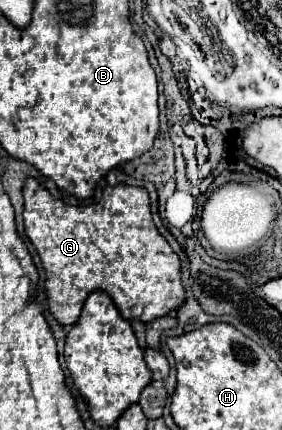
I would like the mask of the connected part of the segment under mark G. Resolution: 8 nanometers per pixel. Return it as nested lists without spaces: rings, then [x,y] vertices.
[[[28,177],[22,189],[24,195],[24,229],[30,243],[36,247],[36,253],[42,261],[46,273],[46,301],[48,311],[62,325],[74,325],[82,303],[90,291],[104,291],[112,297],[118,311],[124,319],[140,319],[152,321],[156,317],[166,315],[172,309],[178,309],[184,299],[184,287],[180,283],[180,259],[170,249],[168,241],[158,233],[152,223],[150,199],[144,187],[132,187],[118,183],[114,187],[106,187],[98,201],[90,201],[88,205],[62,205],[56,207],[54,197],[38,185],[36,179]]]

